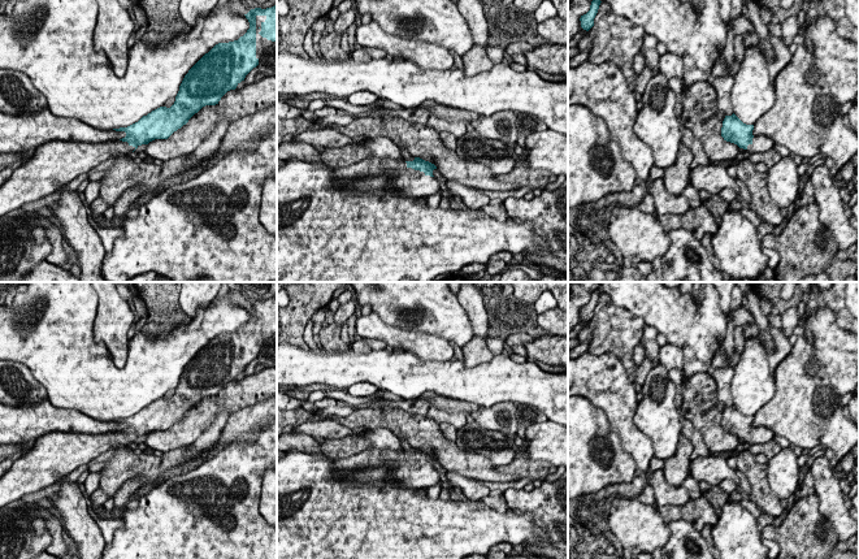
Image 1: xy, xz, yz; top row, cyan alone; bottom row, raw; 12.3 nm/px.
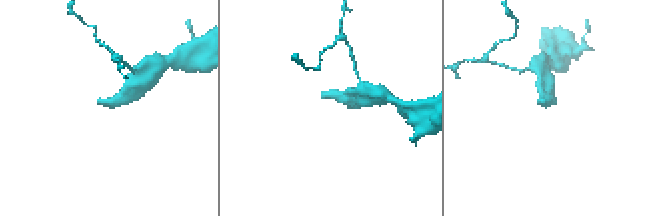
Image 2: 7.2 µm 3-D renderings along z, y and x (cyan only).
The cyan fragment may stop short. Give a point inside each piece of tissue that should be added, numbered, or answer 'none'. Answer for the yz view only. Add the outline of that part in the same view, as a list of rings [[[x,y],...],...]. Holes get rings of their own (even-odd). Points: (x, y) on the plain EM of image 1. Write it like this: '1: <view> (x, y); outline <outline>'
1: yz (760, 434); outline [[[758,426],[752,429],[752,434],[747,437],[747,443],[762,445],[767,443],[775,437],[773,432],[765,426]]]

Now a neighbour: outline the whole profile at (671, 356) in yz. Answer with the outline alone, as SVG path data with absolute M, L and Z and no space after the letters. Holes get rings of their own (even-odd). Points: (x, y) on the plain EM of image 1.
M664 344L659 348L659 363L664 365L668 370L678 368L684 369L684 351L674 344Z

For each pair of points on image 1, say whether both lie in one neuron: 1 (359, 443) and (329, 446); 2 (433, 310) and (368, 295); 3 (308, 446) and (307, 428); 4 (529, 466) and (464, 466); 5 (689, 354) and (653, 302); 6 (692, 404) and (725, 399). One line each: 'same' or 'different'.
1: same
2: same
3: different
4: different
5: different
6: different

